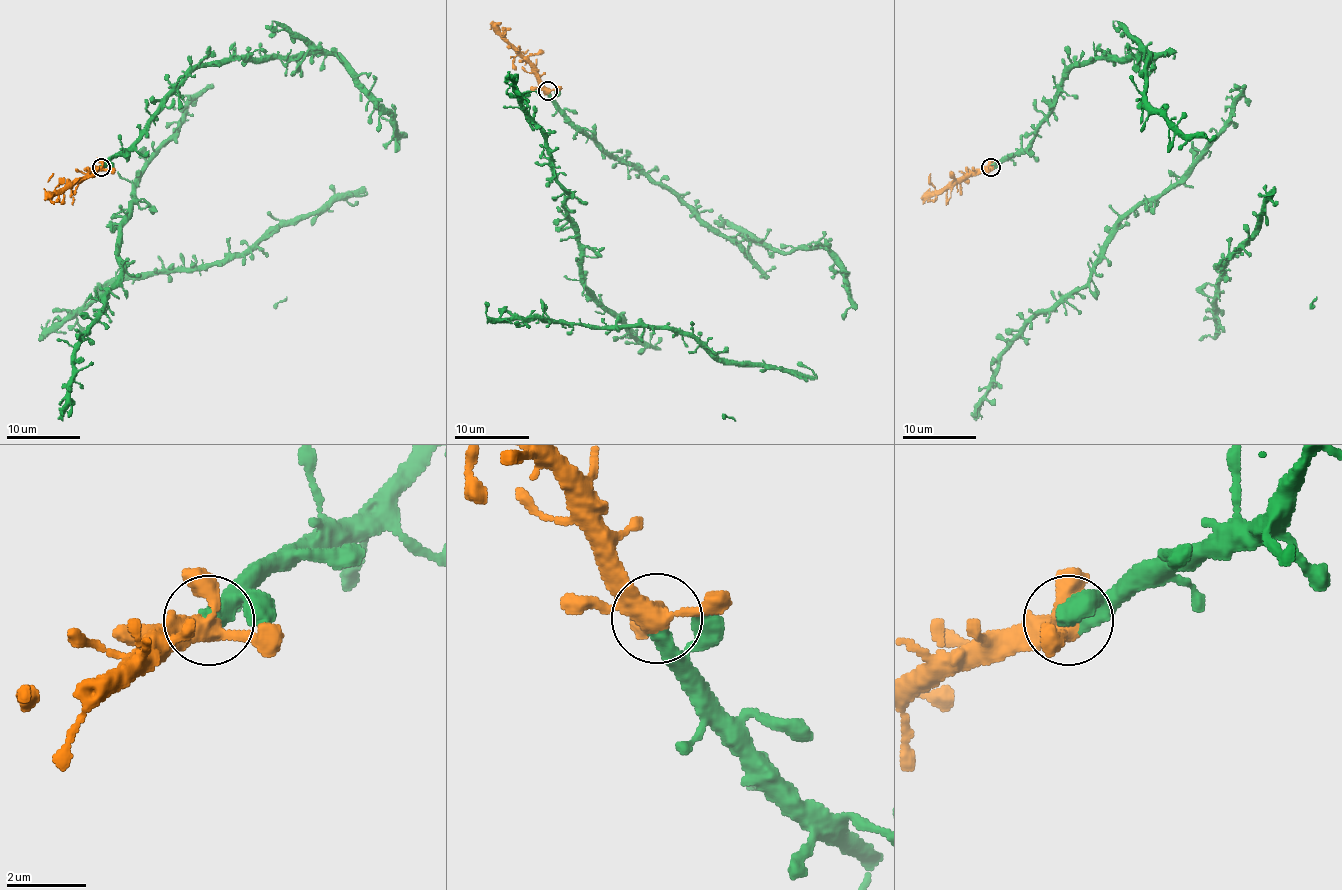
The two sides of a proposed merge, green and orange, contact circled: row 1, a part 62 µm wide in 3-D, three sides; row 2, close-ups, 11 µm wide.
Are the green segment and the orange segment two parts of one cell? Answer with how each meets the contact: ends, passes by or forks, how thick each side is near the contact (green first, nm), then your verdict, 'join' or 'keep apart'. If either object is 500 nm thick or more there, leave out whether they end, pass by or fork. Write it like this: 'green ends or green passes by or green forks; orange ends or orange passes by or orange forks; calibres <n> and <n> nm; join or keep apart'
green ends; orange forks; calibres 400 and 400 nm; join

